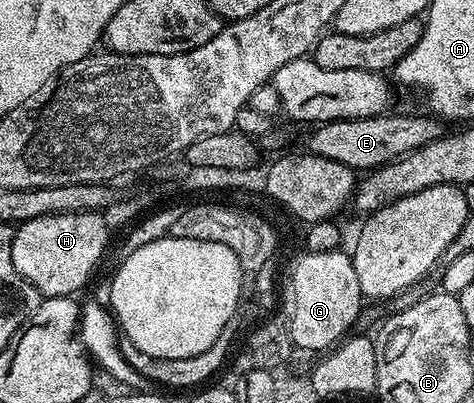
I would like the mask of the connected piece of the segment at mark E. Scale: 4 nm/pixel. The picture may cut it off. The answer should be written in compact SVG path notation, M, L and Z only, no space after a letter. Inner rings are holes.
M390 112L380 117L357 118L352 121L332 121L338 126L338 158L337 163L356 172L369 172L386 166L418 147L441 137L441 123L434 117L412 116L410 114L394 114ZM362 170L362 171L361 171Z

